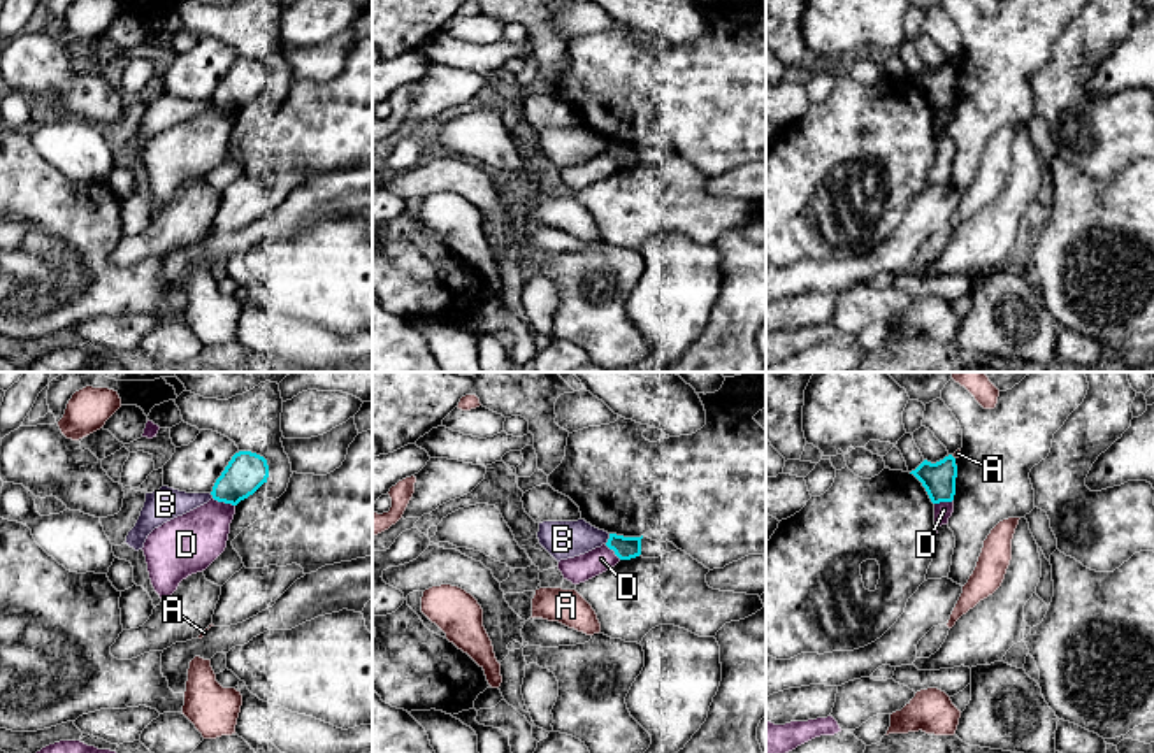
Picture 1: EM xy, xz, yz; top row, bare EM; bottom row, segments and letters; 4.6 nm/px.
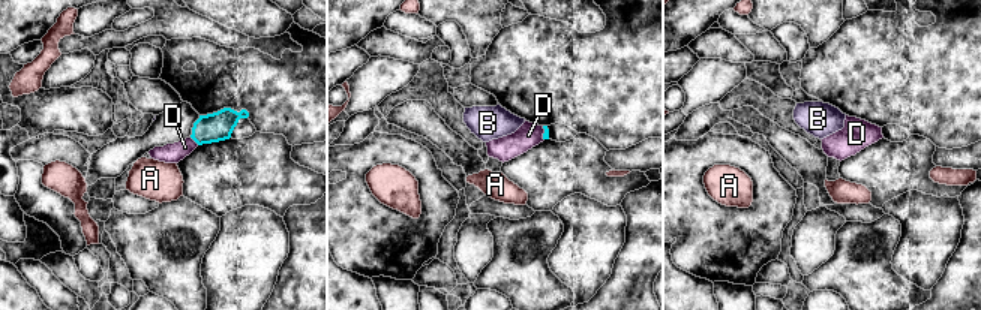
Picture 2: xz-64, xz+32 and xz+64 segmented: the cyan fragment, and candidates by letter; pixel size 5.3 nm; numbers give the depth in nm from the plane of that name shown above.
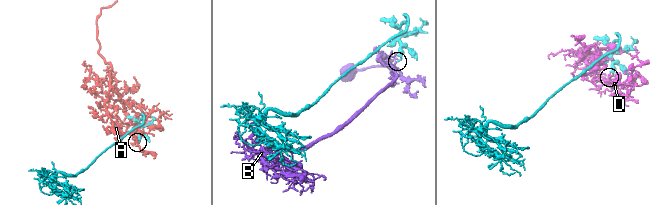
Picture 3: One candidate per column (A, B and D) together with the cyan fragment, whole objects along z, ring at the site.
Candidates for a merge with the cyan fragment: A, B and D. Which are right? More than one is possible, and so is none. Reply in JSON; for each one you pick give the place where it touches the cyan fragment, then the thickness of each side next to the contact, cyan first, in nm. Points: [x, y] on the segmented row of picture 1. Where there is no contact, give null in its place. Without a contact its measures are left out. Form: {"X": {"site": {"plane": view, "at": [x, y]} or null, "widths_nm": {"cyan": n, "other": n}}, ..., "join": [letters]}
{"join": []}

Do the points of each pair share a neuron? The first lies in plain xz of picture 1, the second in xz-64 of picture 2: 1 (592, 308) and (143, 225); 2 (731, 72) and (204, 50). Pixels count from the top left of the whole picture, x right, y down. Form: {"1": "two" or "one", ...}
{"1": "one", "2": "one"}

